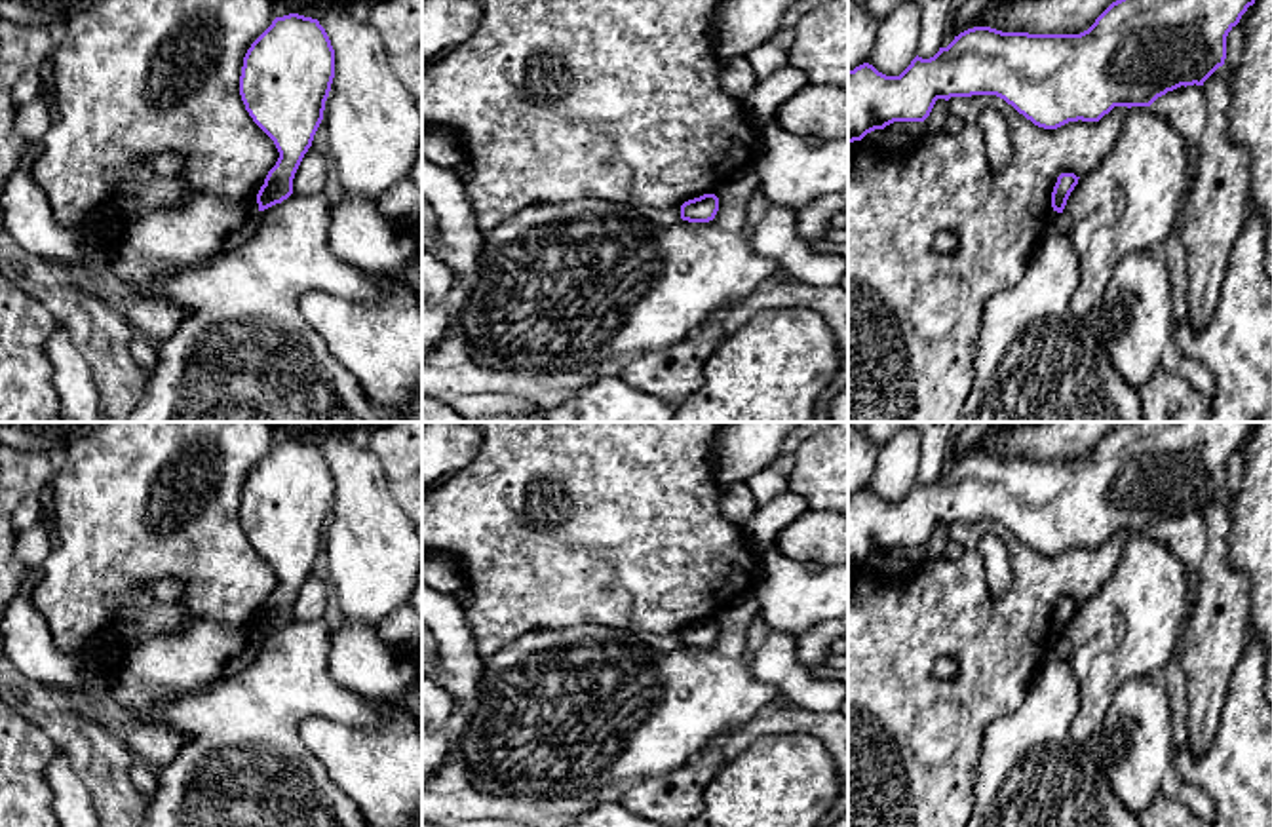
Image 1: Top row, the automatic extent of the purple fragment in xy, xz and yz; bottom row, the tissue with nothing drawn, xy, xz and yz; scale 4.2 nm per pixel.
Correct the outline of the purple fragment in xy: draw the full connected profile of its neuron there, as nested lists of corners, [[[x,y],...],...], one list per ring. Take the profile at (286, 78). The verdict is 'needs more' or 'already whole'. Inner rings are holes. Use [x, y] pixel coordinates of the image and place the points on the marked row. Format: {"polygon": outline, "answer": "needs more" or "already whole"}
{"polygon": [[[276,17],[247,49],[240,95],[279,152],[257,194],[259,211],[293,194],[295,173],[323,120],[333,78],[335,49],[318,19]]], "answer": "already whole"}

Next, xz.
{"polygon": [[[703,194],[688,200],[681,205],[681,219],[688,222],[709,222],[719,211],[719,198],[715,194]]], "answer": "already whole"}

